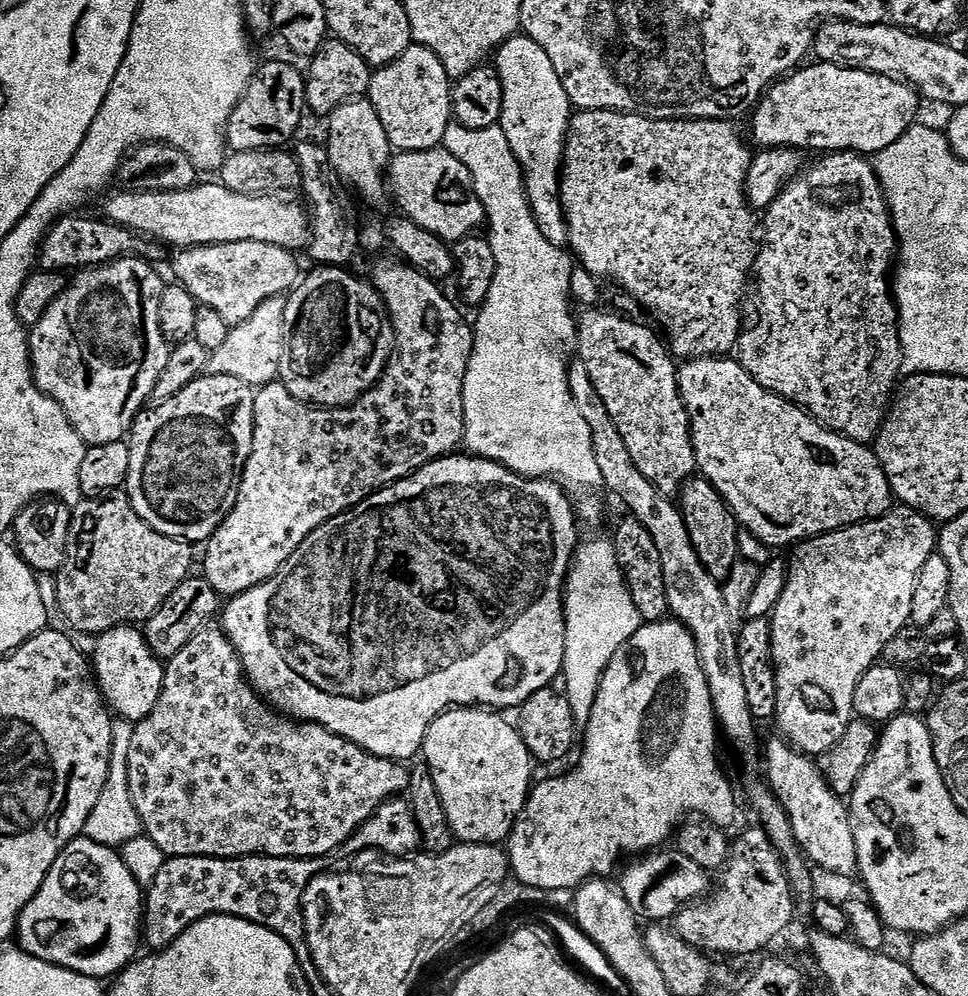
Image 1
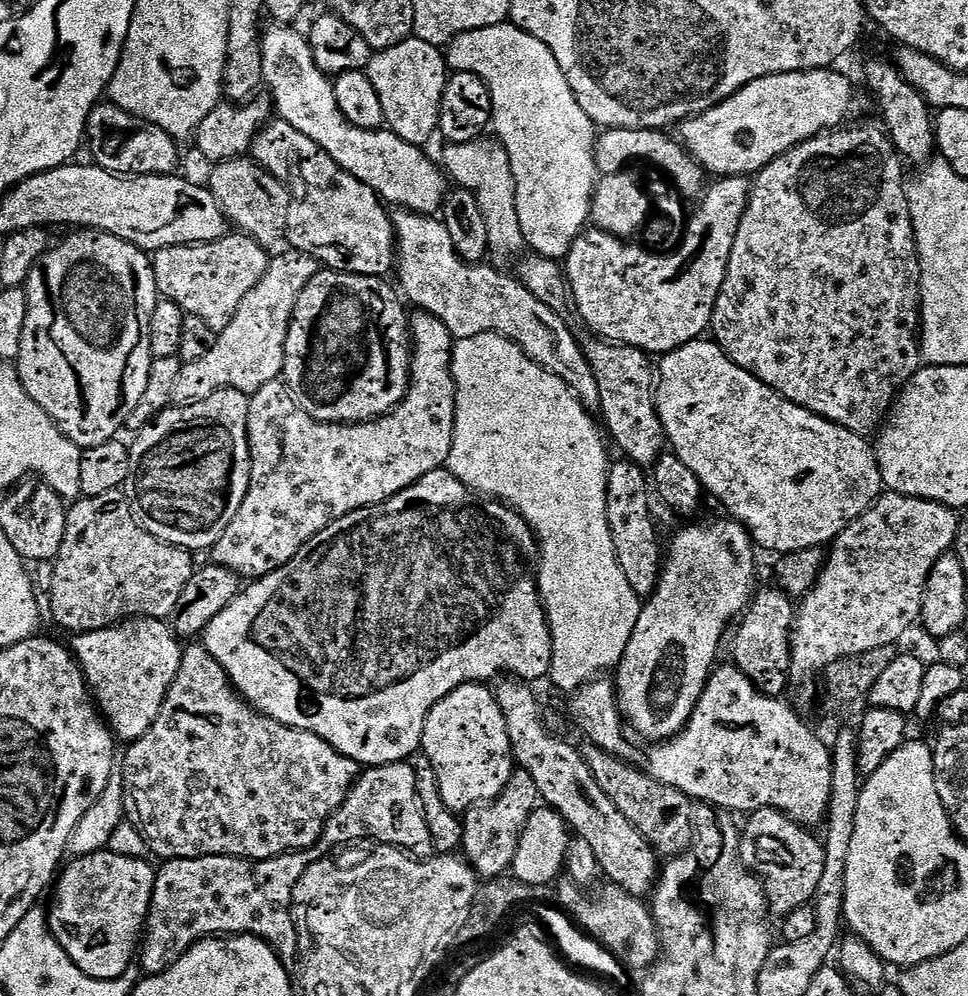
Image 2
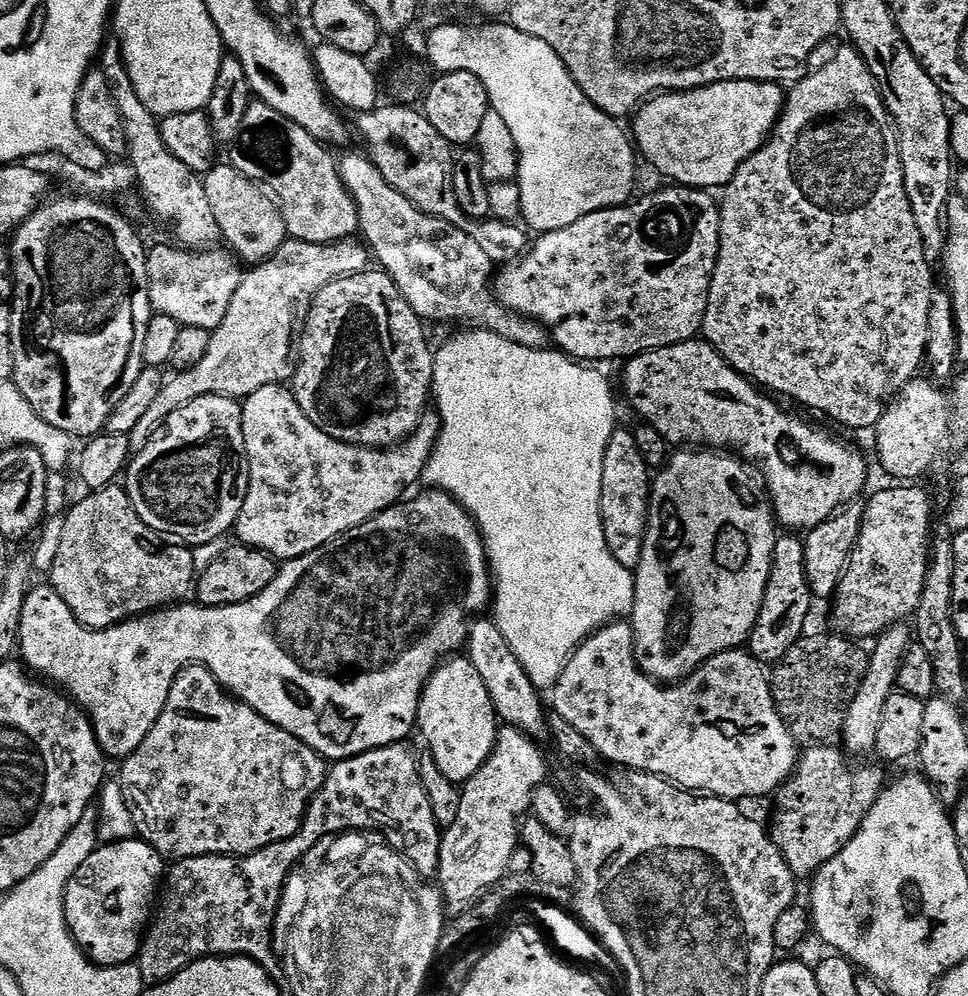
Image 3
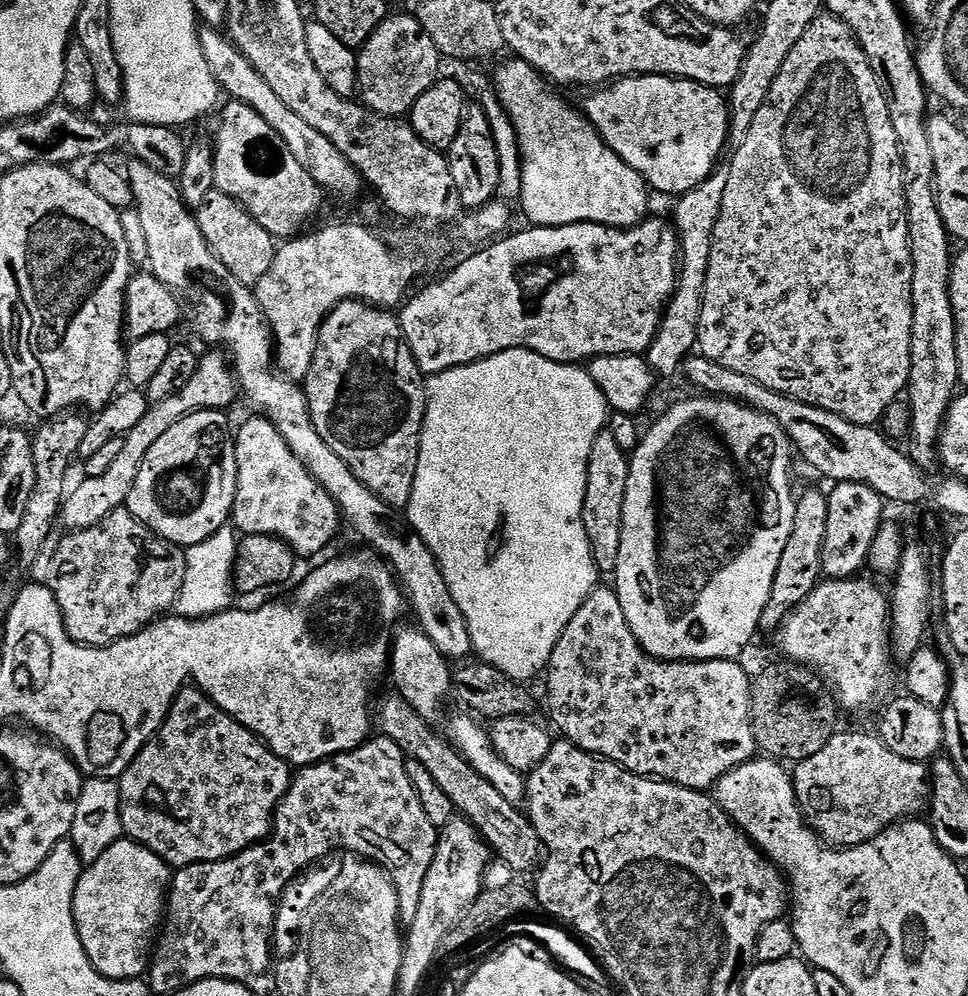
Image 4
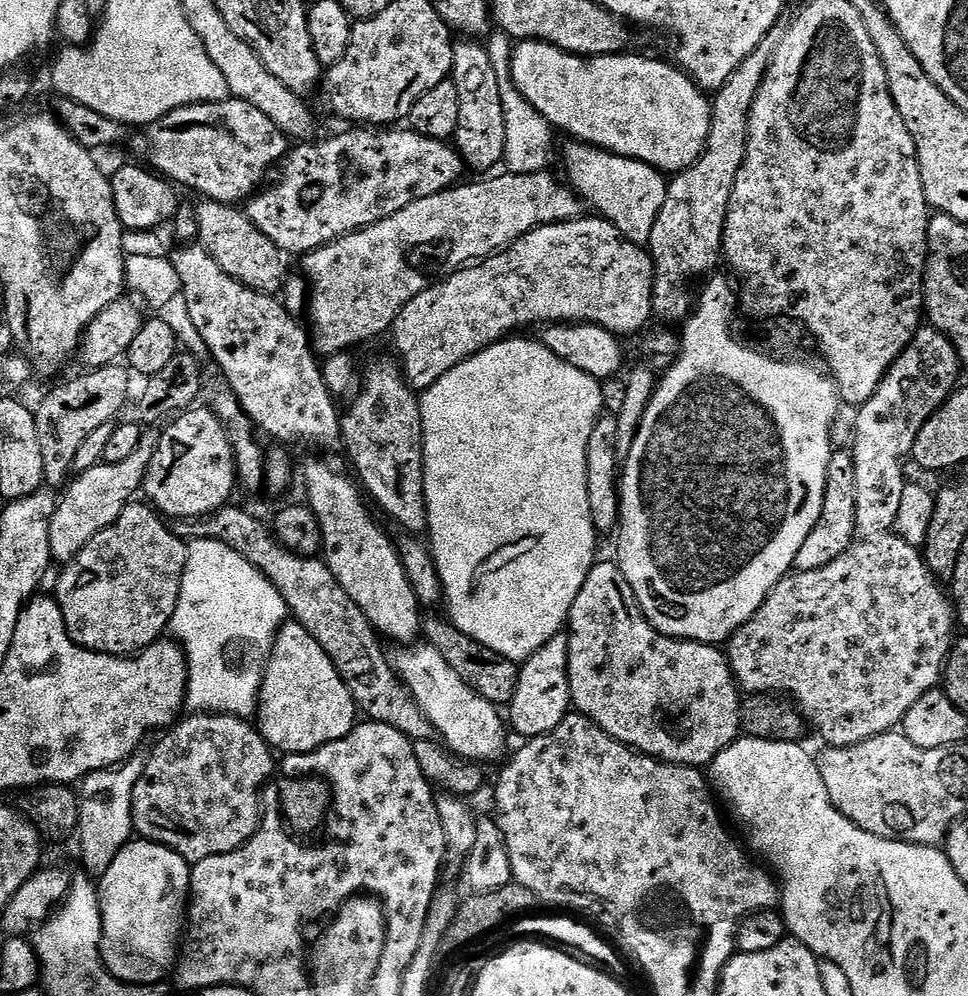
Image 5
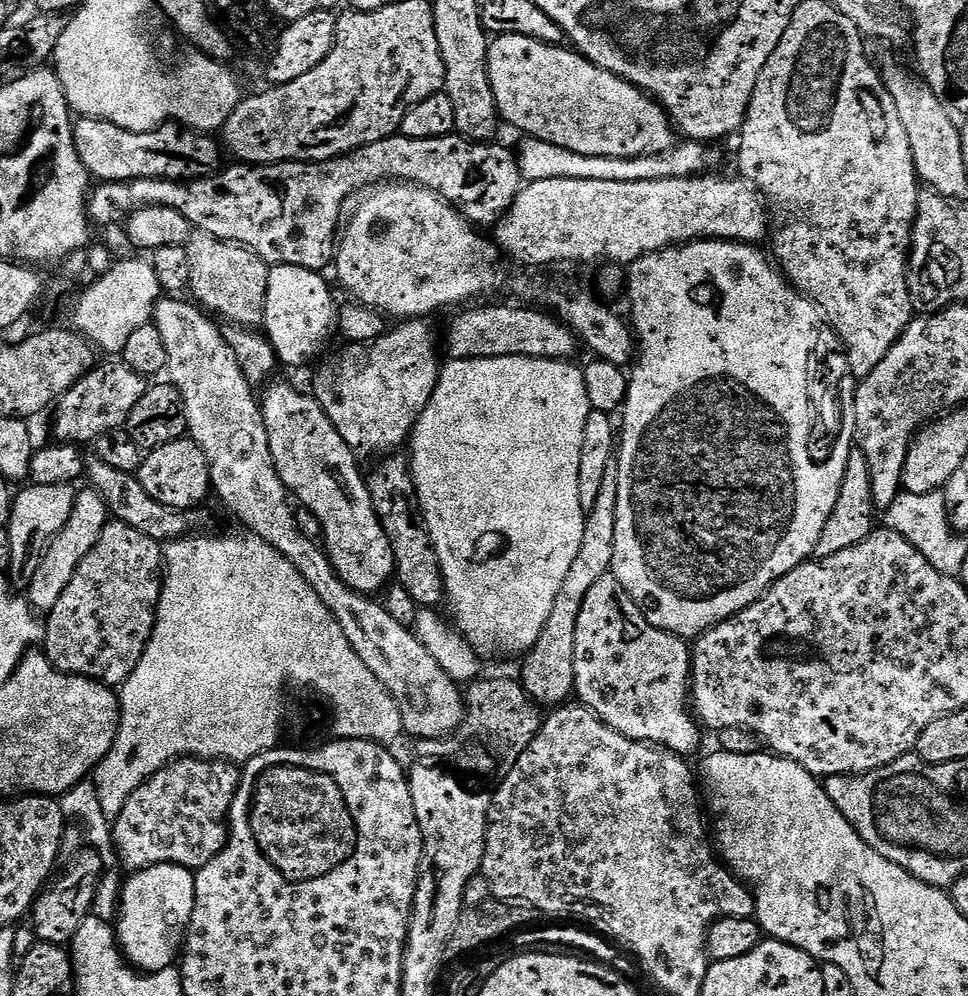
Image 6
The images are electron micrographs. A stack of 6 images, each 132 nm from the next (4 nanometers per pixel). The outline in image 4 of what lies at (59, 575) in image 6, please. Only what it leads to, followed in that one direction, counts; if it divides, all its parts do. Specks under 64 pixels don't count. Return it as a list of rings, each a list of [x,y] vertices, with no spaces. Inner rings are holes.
[[[208,350],[208,353],[203,353],[200,356],[198,370],[194,370],[194,378],[190,378],[190,383],[184,389],[178,390],[178,394],[165,400],[155,401],[138,426],[134,426],[124,436],[122,450],[118,453],[118,458],[114,458],[110,470],[106,470],[106,474],[81,479],[81,484],[73,492],[71,489],[65,495],[60,509],[59,523],[63,527],[65,524],[68,532],[77,532],[83,528],[100,524],[102,518],[125,507],[130,490],[134,486],[134,478],[138,478],[138,470],[142,466],[150,446],[154,446],[154,442],[158,442],[158,438],[162,438],[162,434],[166,434],[166,430],[170,430],[170,426],[174,426],[174,422],[178,422],[184,416],[189,416],[192,412],[228,410],[228,407],[236,400],[236,392],[238,396],[238,381],[225,353],[220,350]]]

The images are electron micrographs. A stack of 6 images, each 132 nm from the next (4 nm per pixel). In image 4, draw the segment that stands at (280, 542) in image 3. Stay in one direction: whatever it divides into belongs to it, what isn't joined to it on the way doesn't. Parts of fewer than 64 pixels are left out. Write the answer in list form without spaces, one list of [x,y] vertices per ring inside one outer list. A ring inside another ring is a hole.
[[[255,414],[235,433],[238,486],[232,507],[231,523],[245,536],[266,534],[285,540],[297,557],[316,556],[336,536],[342,525],[342,515],[330,493],[311,475],[304,462],[286,442],[279,430],[263,414]]]

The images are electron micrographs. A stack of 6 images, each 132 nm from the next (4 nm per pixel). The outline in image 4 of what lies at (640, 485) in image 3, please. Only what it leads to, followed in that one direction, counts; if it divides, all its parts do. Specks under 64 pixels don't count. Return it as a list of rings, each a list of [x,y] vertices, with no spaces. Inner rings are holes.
[[[609,430],[600,432],[594,442],[594,450],[590,450],[584,525],[590,538],[596,570],[601,574],[615,573],[618,566],[618,550],[622,546],[622,512],[626,502],[626,484],[630,478],[629,463],[629,453],[619,446],[614,434]]]

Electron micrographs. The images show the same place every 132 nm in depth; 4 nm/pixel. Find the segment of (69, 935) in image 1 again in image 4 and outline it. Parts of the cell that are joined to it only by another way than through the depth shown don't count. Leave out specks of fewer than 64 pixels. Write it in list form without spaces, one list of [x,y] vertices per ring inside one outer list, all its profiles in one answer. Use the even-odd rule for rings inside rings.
[[[131,838],[117,840],[102,858],[83,869],[74,890],[74,922],[90,962],[103,976],[135,980],[147,973],[154,933],[161,927],[169,891],[169,865]]]

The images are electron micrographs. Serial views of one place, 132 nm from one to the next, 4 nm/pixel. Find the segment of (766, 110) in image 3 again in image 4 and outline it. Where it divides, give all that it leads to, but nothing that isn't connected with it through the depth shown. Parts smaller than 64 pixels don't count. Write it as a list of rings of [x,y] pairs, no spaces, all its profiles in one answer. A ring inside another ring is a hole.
[[[625,76],[607,86],[601,87],[599,90],[593,91],[592,96],[585,104],[582,104],[582,111],[588,117],[593,126],[600,132],[600,136],[614,150],[614,154],[621,156],[631,168],[638,170],[638,174],[647,182],[649,189],[665,192],[671,198],[679,198],[685,192],[694,190],[694,186],[698,186],[703,180],[715,172],[721,163],[720,155],[724,152],[724,147],[730,144],[730,104],[727,99],[724,100],[719,91],[715,88],[708,88],[705,84],[699,84],[693,80],[678,80],[674,76]]]

